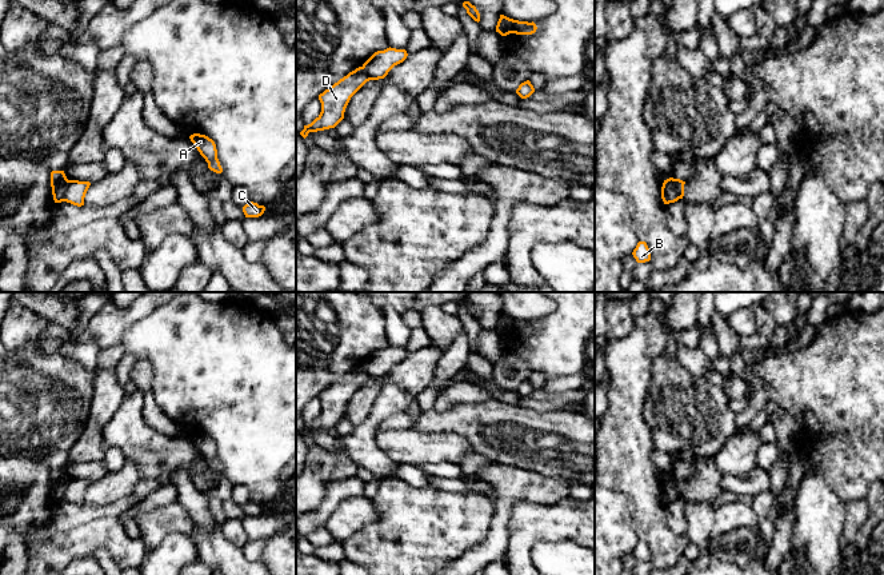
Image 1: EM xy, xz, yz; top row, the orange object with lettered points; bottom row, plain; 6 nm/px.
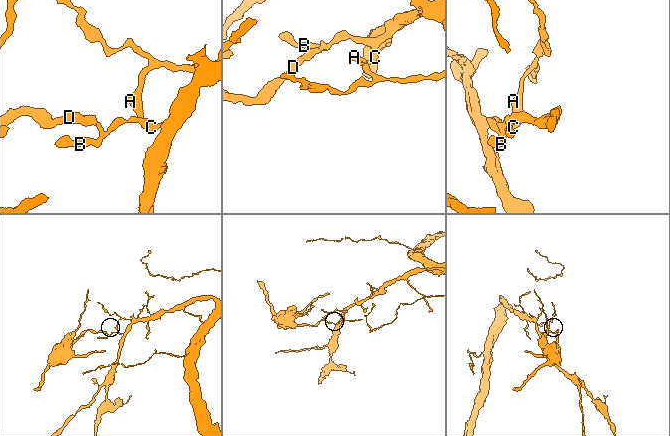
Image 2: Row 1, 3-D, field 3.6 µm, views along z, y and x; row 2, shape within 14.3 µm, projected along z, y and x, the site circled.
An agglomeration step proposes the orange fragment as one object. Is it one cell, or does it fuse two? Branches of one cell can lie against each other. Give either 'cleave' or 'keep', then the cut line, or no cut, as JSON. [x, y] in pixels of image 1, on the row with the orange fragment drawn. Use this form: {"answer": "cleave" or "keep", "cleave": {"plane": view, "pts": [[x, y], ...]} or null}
{"answer": "cleave", "cleave": {"plane": "xy", "pts": [[68, 180], [63, 200]]}}

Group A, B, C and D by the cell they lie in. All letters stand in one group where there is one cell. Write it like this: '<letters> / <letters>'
A B C / D

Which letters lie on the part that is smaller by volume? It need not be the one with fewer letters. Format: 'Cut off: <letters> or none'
Cut off: D

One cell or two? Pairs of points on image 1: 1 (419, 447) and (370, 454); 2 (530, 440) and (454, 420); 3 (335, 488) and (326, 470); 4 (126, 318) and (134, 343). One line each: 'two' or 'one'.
1: two
2: one
3: two
4: two

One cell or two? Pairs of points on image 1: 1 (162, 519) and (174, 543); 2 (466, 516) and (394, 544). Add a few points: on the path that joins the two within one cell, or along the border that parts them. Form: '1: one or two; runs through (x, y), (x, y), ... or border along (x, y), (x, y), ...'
1: two; border along (188, 534), (167, 534), (151, 548)
2: one; runs through (448, 523), (426, 527), (411, 540)

